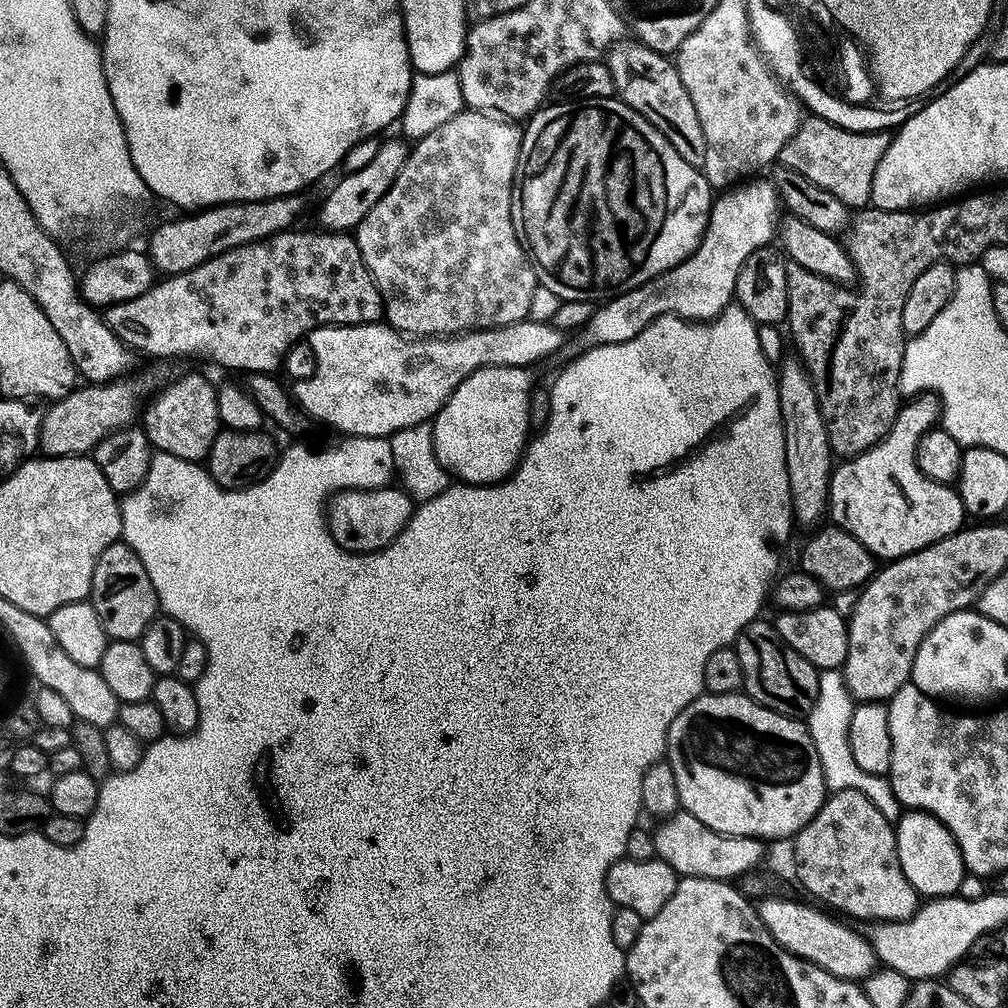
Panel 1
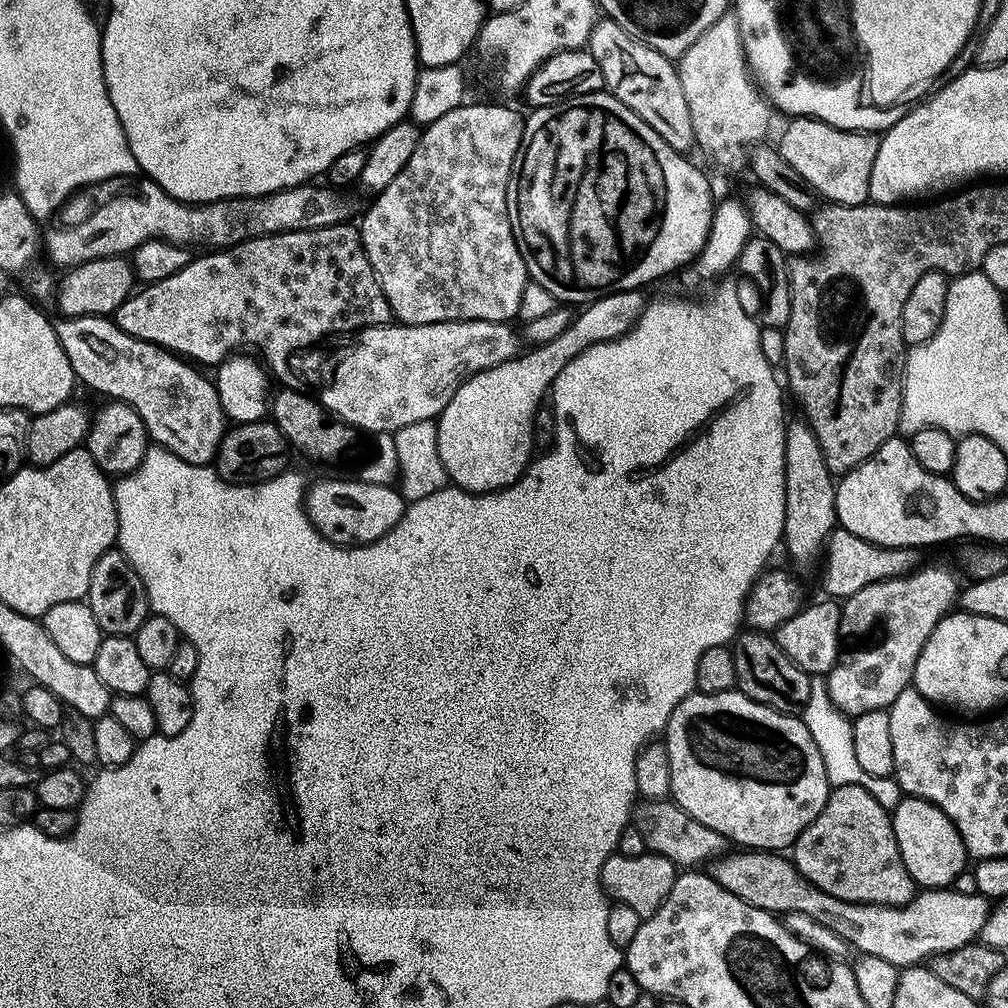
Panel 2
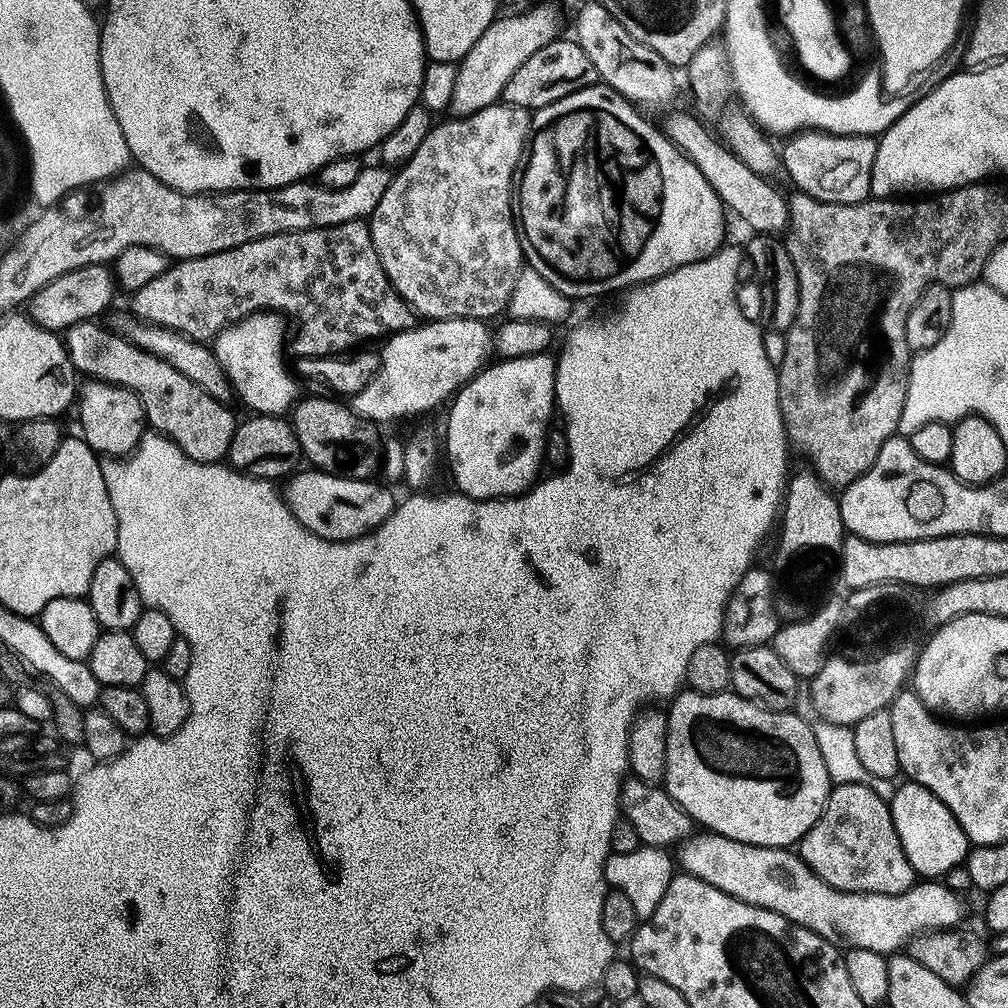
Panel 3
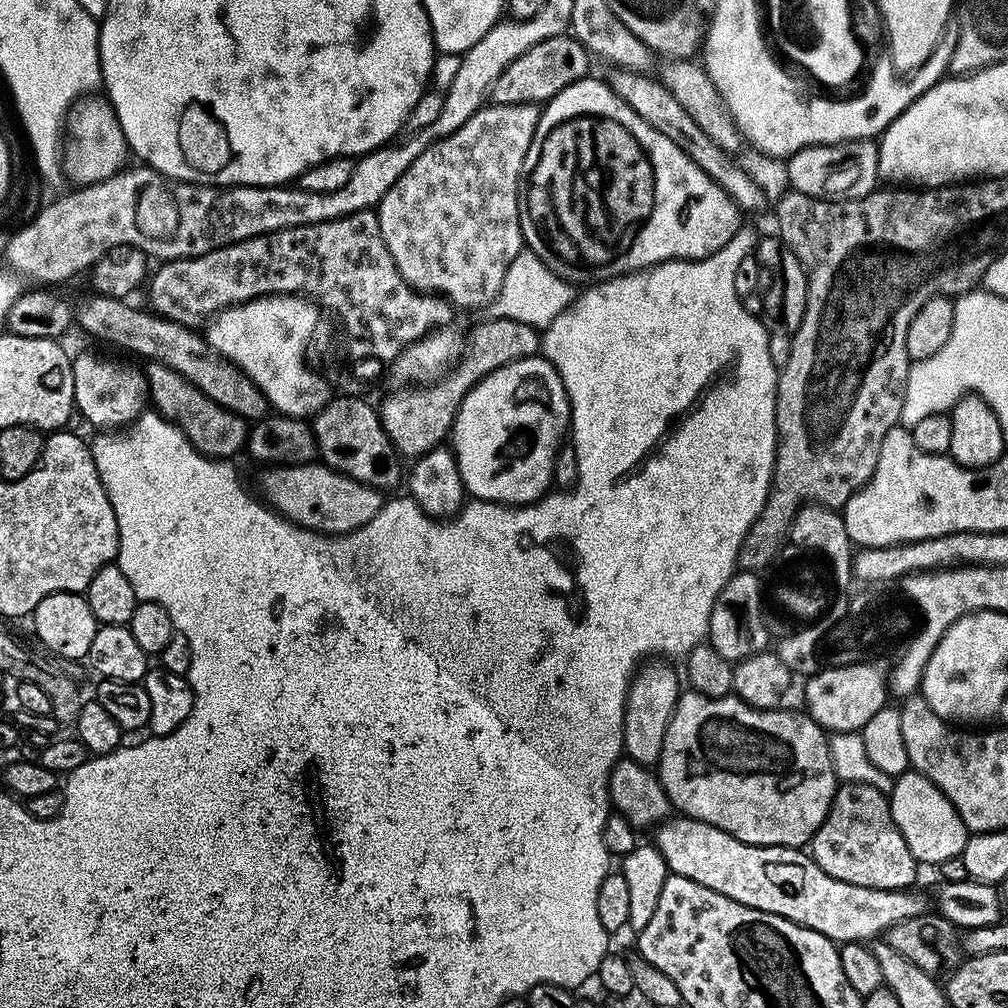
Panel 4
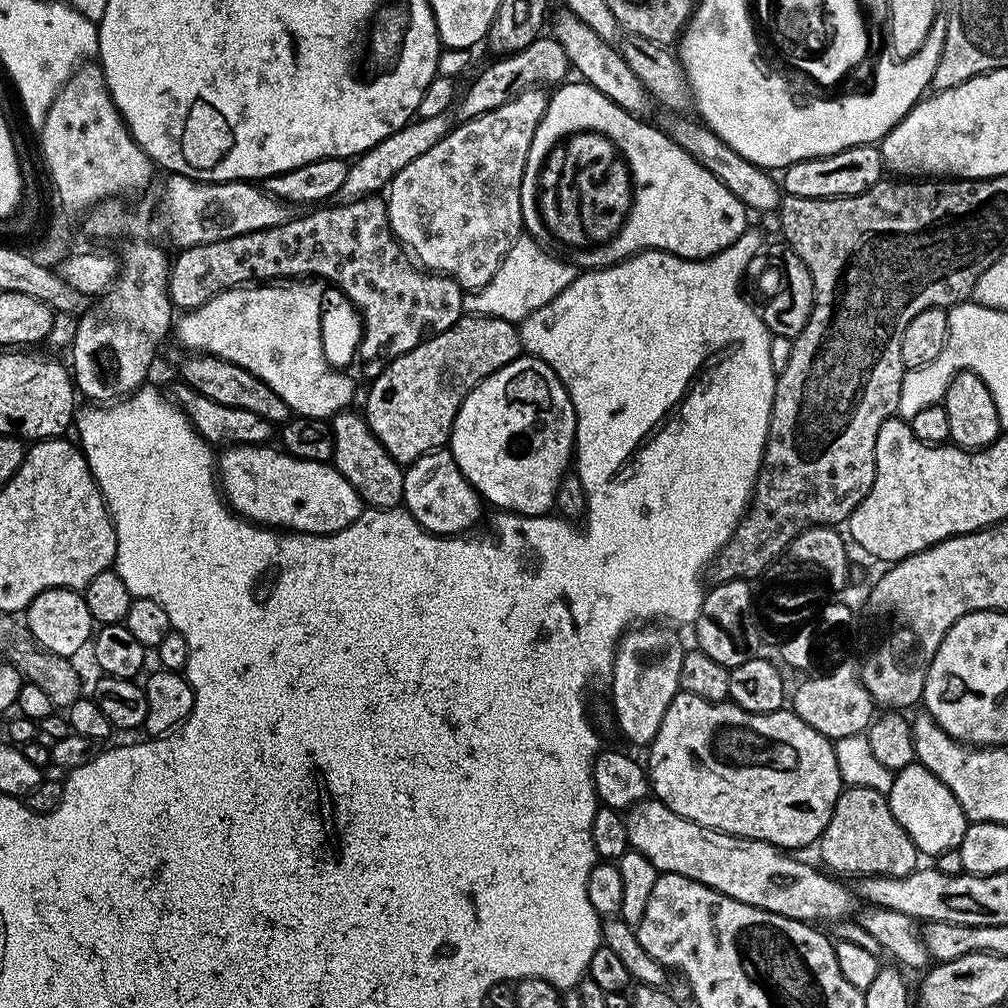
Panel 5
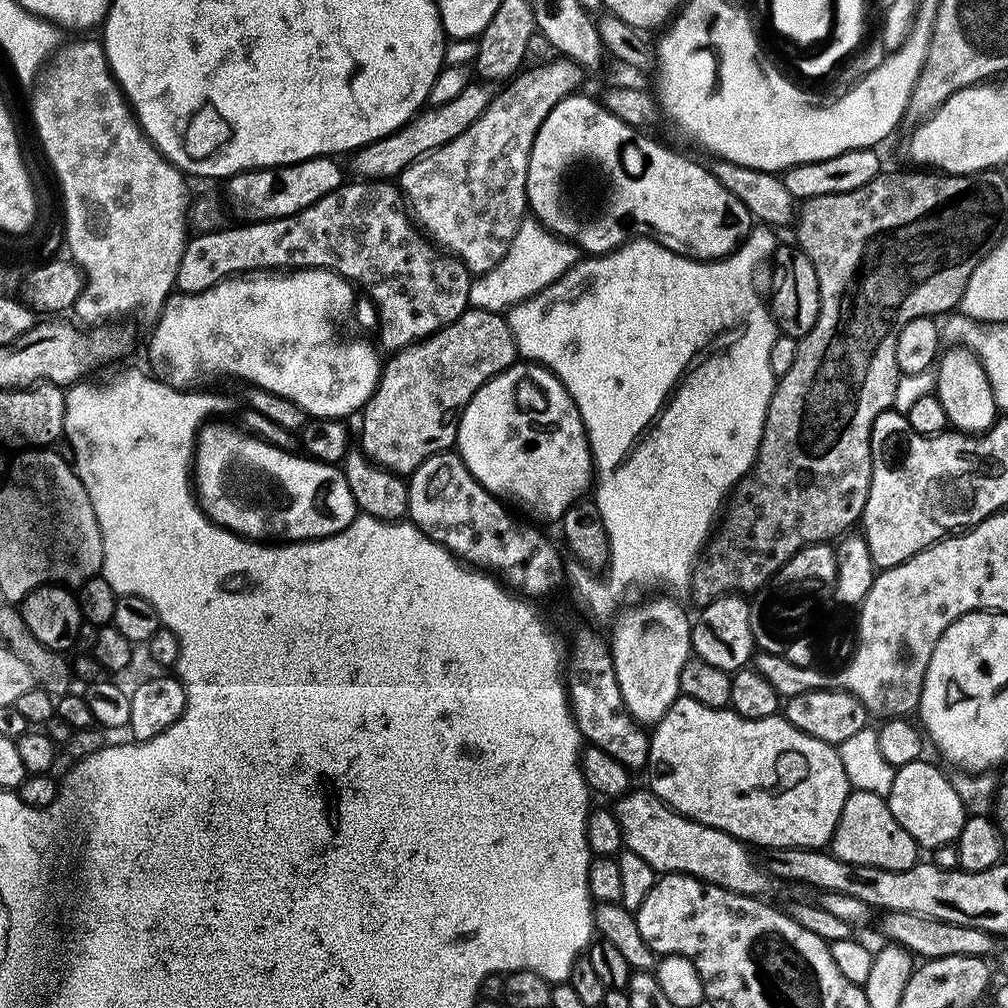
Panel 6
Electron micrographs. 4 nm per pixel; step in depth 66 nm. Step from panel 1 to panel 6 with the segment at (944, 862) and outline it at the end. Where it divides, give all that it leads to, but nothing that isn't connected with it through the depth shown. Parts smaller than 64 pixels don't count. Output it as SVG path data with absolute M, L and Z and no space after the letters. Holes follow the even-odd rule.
M921 758L897 768L894 786L890 786L886 799L890 814L898 818L902 830L906 830L921 849L931 850L943 844L957 843L966 819L966 809L951 779L926 761Z

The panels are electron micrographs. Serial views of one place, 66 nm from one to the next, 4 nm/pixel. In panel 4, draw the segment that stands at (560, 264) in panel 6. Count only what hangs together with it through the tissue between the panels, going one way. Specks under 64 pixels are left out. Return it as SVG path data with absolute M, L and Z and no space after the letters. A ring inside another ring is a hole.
M527 248L521 249L503 278L503 286L498 296L487 307L491 319L523 322L537 330L548 326L573 303L578 295L577 287L549 270L541 259Z

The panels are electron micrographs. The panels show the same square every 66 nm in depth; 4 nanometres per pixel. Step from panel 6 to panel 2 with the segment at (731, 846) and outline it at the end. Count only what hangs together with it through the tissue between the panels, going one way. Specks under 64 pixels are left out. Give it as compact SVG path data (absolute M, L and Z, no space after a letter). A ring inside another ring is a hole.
M732 850L715 861L716 881L730 894L742 898L750 906L761 908L773 914L797 912L811 920L822 922L826 930L834 930L857 953L874 958L882 958L896 968L910 968L923 965L933 957L956 951L958 947L971 944L979 937L982 926L990 911L990 900L982 895L958 894L953 888L930 888L917 891L916 897L901 908L881 904L855 904L849 900L839 900L814 886L801 874L791 859L782 857L772 850Z

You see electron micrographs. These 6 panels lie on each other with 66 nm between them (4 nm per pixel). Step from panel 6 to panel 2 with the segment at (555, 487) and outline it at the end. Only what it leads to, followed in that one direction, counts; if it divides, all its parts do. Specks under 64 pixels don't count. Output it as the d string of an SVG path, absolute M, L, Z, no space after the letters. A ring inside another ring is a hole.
M635 288L598 298L583 310L577 311L573 315L572 324L566 326L566 330L562 330L562 334L554 338L554 342L529 347L528 353L525 351L513 360L507 360L498 366L487 368L485 372L474 374L465 384L458 386L454 398L450 398L448 405L440 412L436 425L438 454L441 455L442 464L448 472L449 481L465 492L499 492L502 488L509 488L533 459L532 435L536 425L536 414L542 407L540 399L543 396L545 399L549 395L552 383L575 356L594 344L624 336L640 321L646 303L644 294L641 289Z

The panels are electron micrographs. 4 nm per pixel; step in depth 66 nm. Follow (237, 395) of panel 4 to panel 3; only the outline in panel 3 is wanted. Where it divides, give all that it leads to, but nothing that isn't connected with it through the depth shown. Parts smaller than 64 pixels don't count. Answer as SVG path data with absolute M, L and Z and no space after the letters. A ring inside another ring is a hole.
M131 314L116 316L110 321L110 324L115 332L126 337L134 346L154 354L154 358L162 358L162 362L170 362L170 366L174 366L174 370L186 374L186 378L190 378L190 382L202 386L202 390L206 390L206 394L210 394L210 398L225 402L233 399L232 384L222 370L215 351L207 343L192 340L189 336L164 328L160 324L150 324L146 320L138 320Z

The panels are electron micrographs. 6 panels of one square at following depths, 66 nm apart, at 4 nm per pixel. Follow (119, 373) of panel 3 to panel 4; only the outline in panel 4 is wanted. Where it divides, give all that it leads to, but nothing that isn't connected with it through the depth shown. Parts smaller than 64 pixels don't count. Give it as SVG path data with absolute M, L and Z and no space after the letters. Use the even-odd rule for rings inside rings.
M149 363L146 368L150 404L164 419L175 428L180 428L184 437L204 456L213 458L232 458L236 451L243 449L248 442L249 421L238 414L218 406L198 386L194 386L182 374L161 364Z

